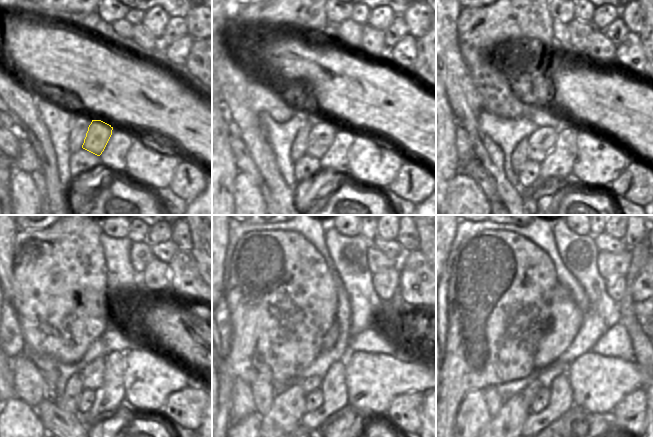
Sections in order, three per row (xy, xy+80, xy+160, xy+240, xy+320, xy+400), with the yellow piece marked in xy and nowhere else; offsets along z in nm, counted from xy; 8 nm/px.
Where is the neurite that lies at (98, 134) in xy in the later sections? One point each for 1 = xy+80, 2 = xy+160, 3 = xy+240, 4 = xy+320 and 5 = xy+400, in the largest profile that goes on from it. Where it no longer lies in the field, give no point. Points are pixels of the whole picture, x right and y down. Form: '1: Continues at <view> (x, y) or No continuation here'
1: Continues at xy+80 (321, 136)
2: Continues at xy+160 (541, 141)
3: Continues at xy+240 (92, 375)
4: Continues at xy+320 (310, 384)
5: Continues at xy+400 (528, 394).

